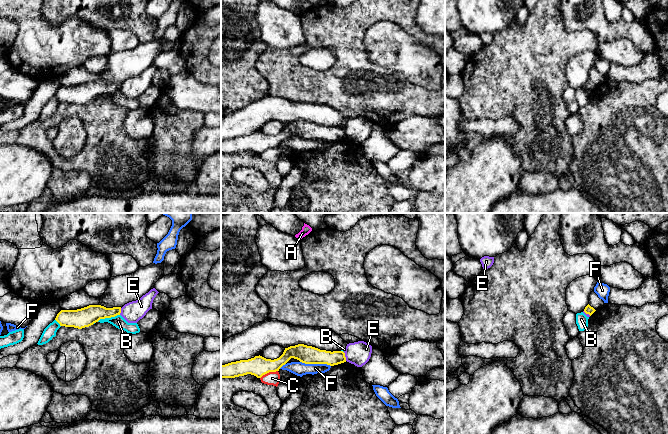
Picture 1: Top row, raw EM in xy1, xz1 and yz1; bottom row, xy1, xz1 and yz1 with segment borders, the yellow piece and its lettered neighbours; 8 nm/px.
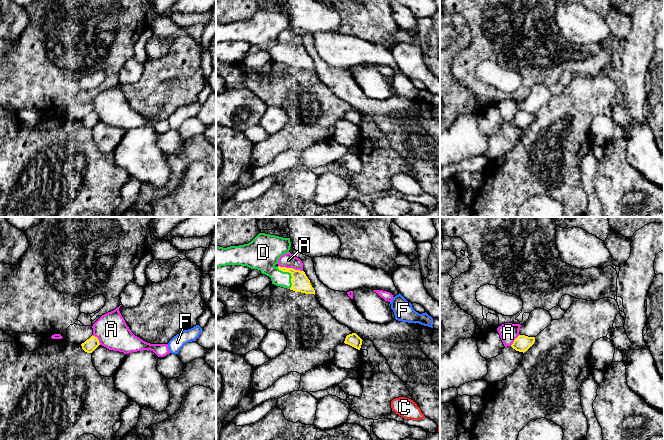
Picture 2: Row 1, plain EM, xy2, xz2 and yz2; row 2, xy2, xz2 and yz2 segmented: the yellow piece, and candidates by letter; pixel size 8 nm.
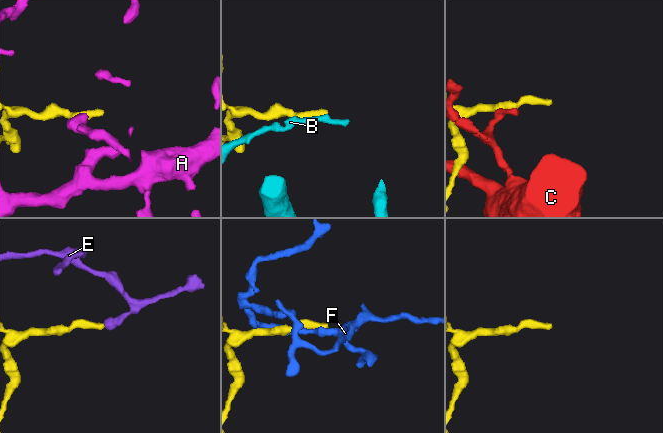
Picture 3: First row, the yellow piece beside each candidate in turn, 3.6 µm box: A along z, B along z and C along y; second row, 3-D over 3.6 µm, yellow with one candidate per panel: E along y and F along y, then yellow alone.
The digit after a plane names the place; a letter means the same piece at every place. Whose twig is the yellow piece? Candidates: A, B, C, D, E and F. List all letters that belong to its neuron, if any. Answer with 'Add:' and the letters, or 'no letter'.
Add: D

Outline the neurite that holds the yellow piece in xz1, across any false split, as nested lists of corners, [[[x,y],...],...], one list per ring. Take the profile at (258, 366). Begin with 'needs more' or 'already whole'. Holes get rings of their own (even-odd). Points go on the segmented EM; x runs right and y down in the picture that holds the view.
already whole; [[[298,344],[285,348],[283,354],[274,360],[262,356],[255,356],[248,360],[240,360],[221,365],[221,378],[235,378],[251,374],[257,378],[269,372],[276,372],[291,358],[297,359],[305,364],[327,364],[330,366],[346,362],[343,351],[326,351],[318,348]]]

